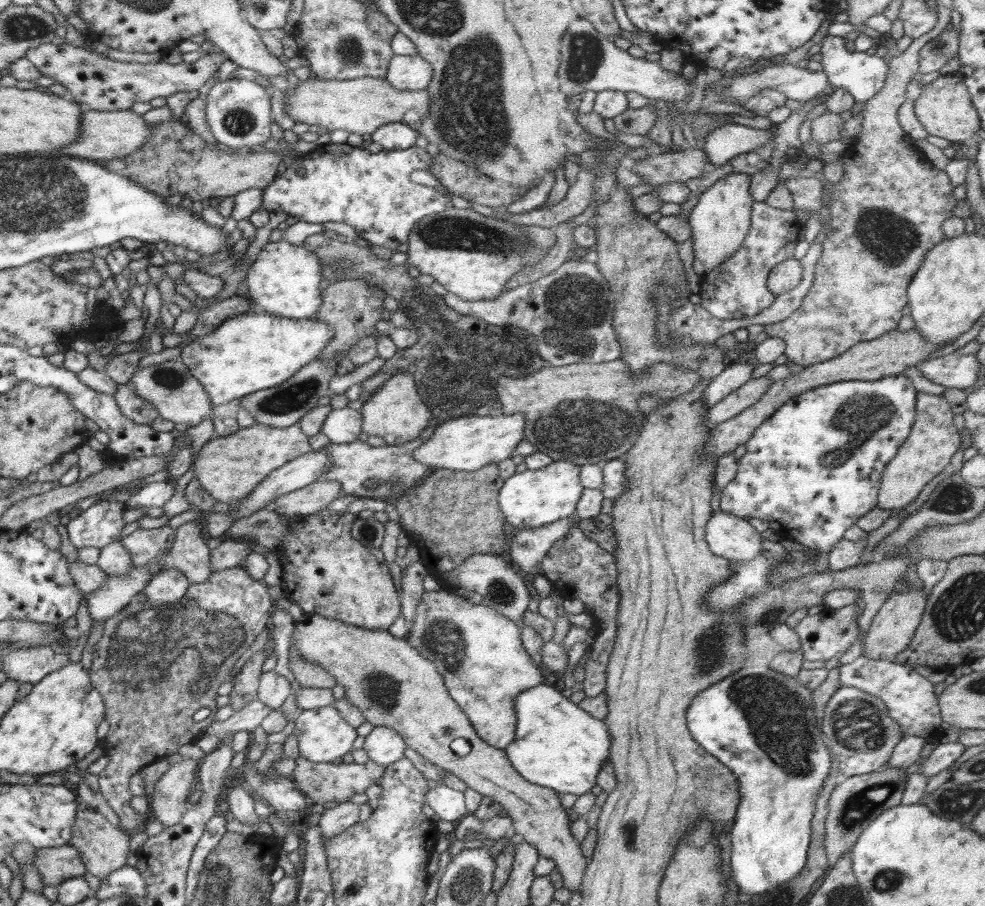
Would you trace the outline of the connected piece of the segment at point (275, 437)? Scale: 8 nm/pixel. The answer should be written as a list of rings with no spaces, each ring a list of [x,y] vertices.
[[[262,423],[239,428],[234,434],[222,437],[213,436],[198,452],[194,464],[194,477],[199,480],[201,486],[212,497],[220,502],[233,503],[242,500],[243,497],[250,495],[257,487],[261,489],[264,478],[272,471],[284,466],[287,462],[312,451],[309,436],[300,429],[299,423],[286,428],[276,428]]]

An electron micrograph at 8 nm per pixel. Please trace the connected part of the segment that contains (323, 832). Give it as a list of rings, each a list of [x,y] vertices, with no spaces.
[[[350,800],[338,803],[334,808],[326,809],[320,816],[319,832],[324,844],[331,842],[334,836],[344,833],[350,826],[359,822],[360,804]]]

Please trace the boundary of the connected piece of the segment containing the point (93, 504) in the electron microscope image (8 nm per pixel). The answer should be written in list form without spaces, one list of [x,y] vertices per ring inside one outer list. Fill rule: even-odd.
[[[92,500],[84,511],[66,525],[70,542],[77,549],[101,549],[120,540],[125,525],[122,519],[125,508],[124,503],[116,500]]]

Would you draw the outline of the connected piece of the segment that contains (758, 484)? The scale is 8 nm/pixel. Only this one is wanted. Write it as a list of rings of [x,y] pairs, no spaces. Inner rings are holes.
[[[902,373],[899,375],[890,375],[882,377],[873,381],[868,379],[848,379],[847,381],[838,381],[828,383],[827,385],[817,386],[812,390],[807,390],[802,394],[798,394],[794,398],[788,399],[782,406],[770,416],[766,418],[760,426],[756,428],[756,432],[752,434],[752,438],[746,442],[746,454],[743,457],[736,460],[738,469],[736,476],[730,484],[724,486],[720,494],[720,509],[726,511],[732,515],[736,515],[740,518],[760,518],[760,520],[766,520],[775,527],[777,533],[788,539],[794,539],[803,545],[807,546],[815,552],[815,558],[809,556],[808,562],[795,562],[794,560],[786,560],[782,562],[776,570],[772,570],[768,574],[768,584],[774,587],[774,585],[782,585],[784,581],[790,581],[796,579],[812,570],[814,565],[810,564],[810,559],[818,561],[819,551],[827,552],[830,554],[830,549],[842,540],[844,532],[850,529],[856,521],[864,516],[867,512],[870,512],[874,507],[878,506],[878,493],[881,486],[881,476],[886,465],[896,456],[898,448],[904,444],[905,438],[908,438],[913,426],[913,422],[916,420],[916,400],[917,391],[912,385],[910,378],[906,377]]]

